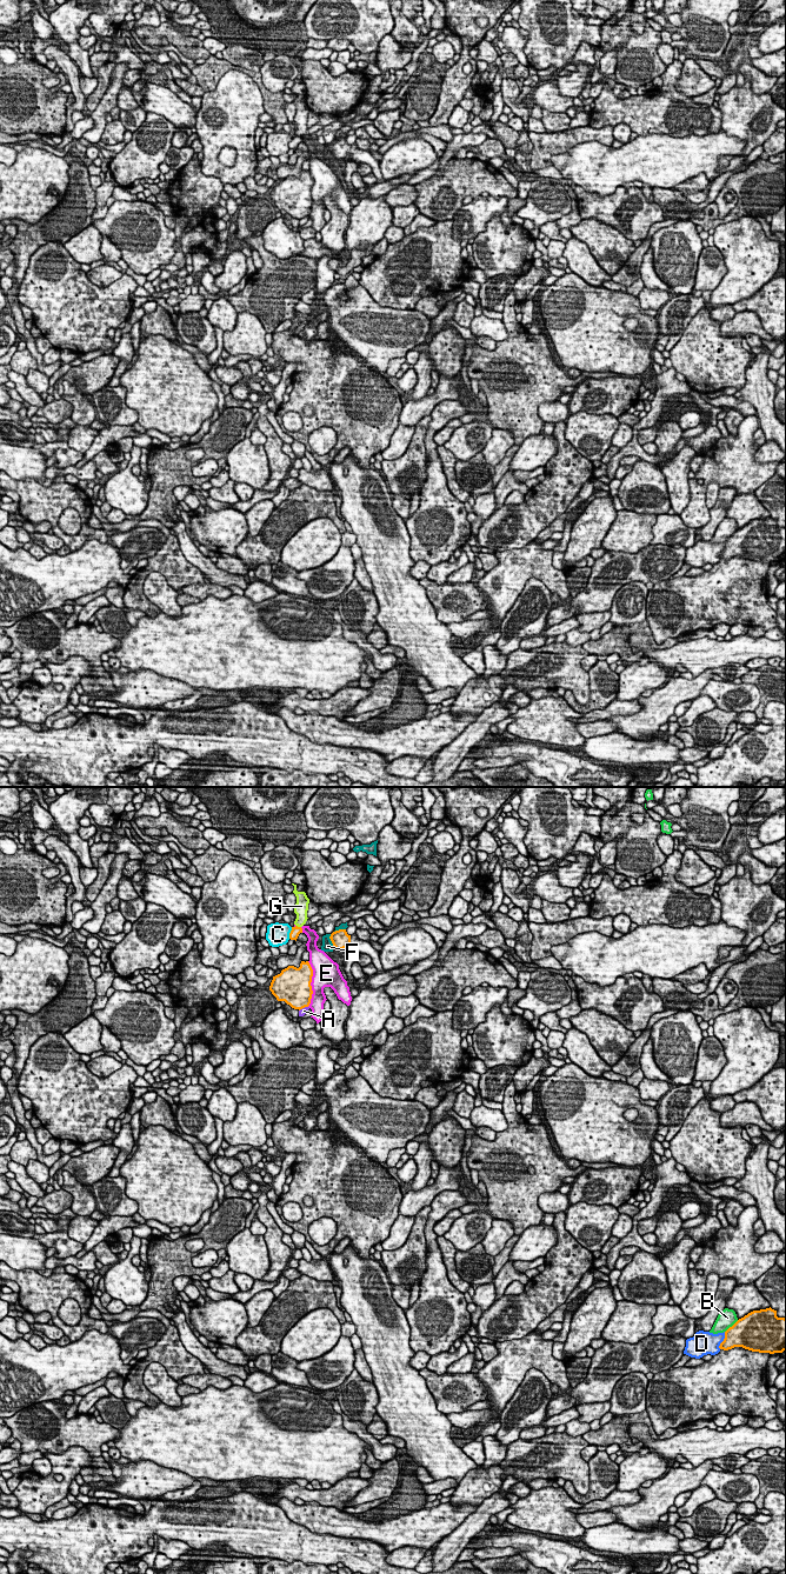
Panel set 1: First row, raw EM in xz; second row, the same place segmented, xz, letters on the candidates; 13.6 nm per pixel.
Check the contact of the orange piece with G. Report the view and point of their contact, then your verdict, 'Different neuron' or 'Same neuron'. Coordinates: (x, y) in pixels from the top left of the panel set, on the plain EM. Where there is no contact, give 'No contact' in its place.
Touches orange at xz (297, 135). Different neuron

